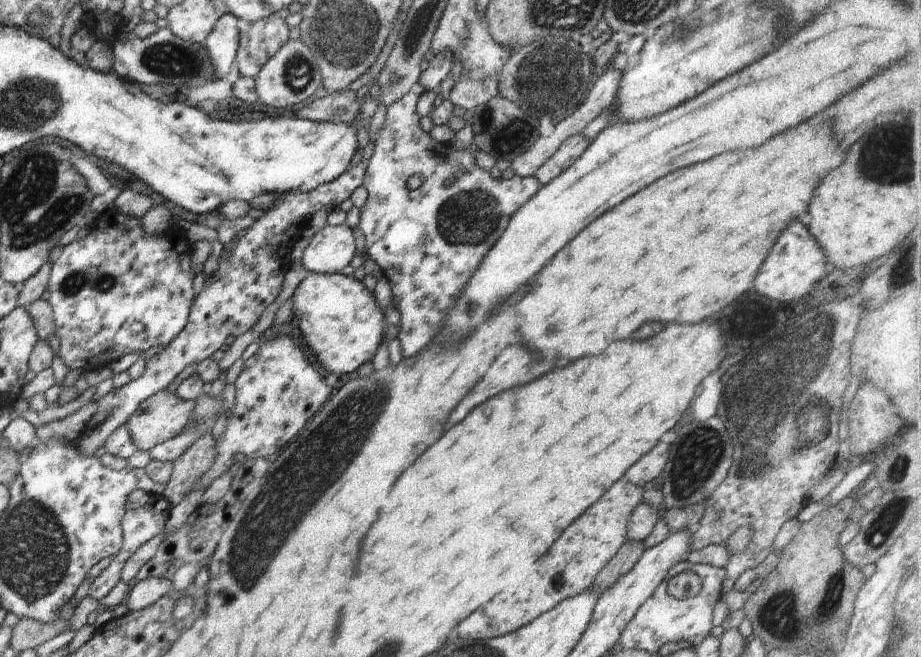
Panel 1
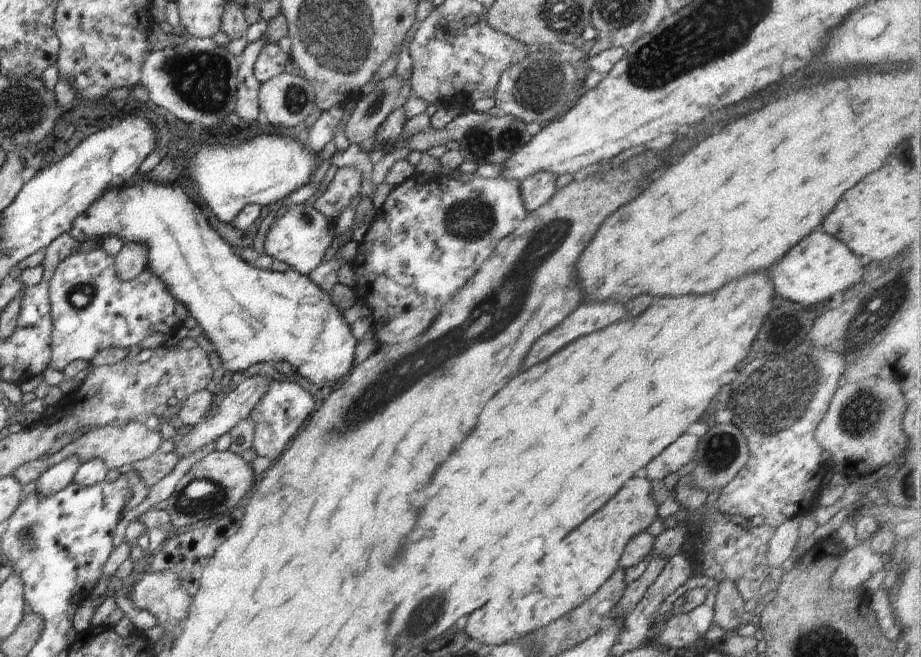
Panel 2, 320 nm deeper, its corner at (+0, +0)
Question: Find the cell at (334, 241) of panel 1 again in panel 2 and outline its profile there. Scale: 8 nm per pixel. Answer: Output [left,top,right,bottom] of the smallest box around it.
[263,203,335,275]

